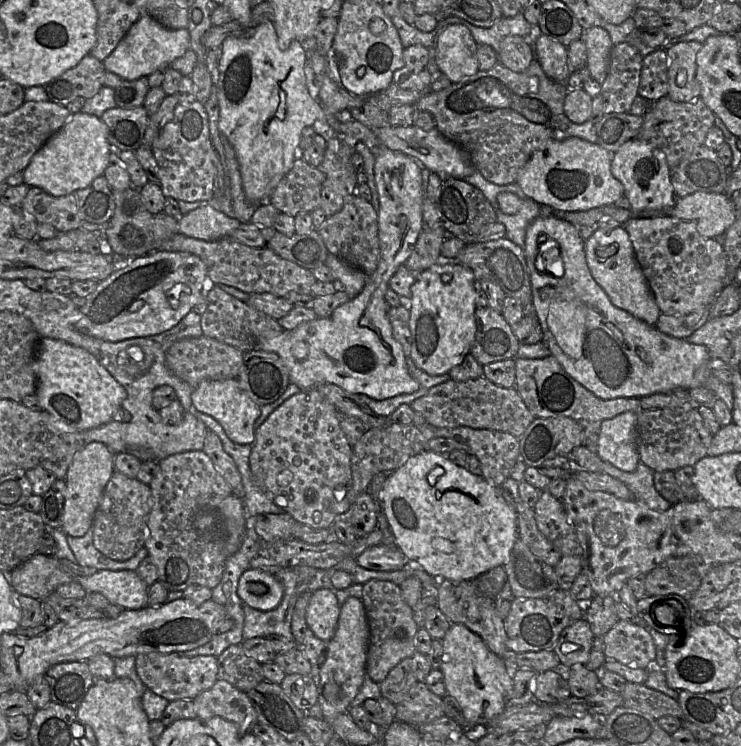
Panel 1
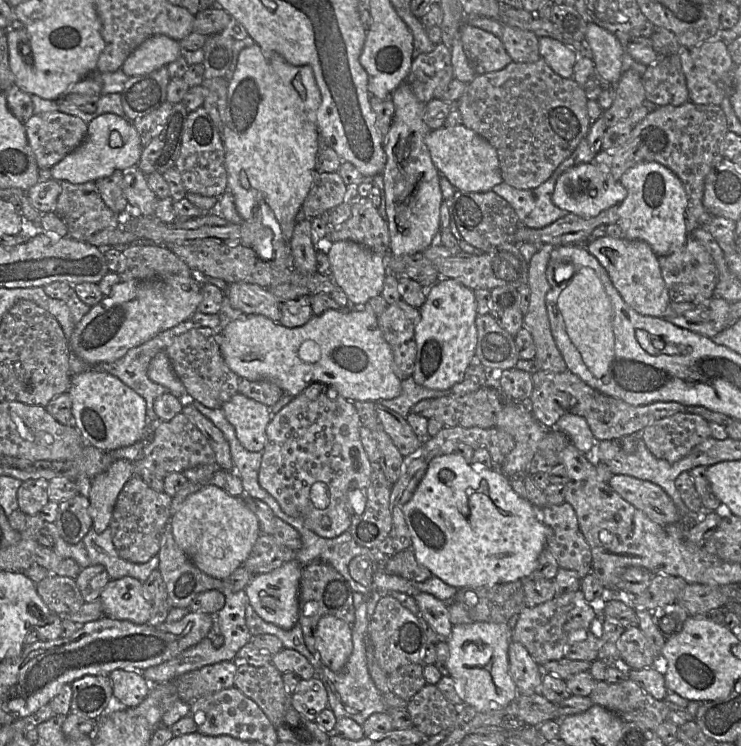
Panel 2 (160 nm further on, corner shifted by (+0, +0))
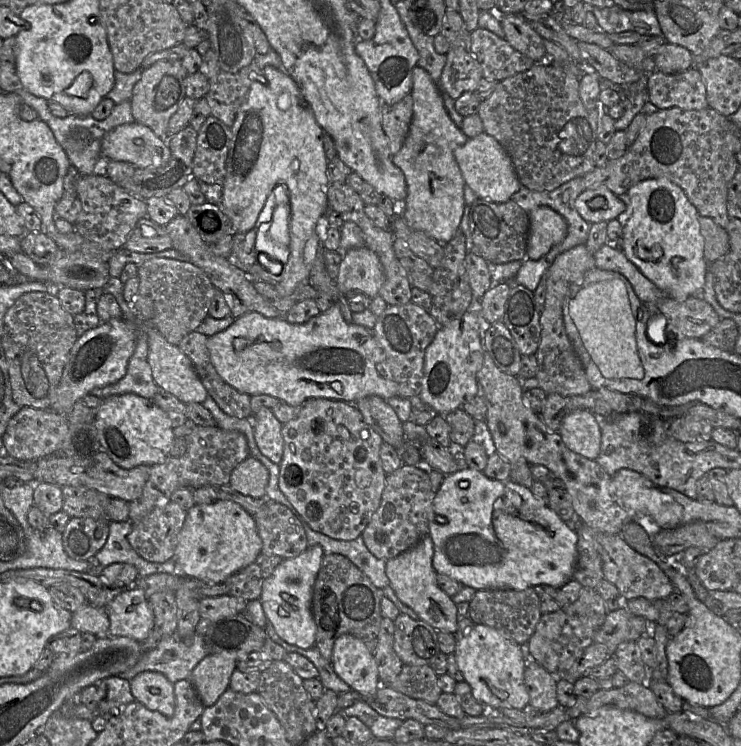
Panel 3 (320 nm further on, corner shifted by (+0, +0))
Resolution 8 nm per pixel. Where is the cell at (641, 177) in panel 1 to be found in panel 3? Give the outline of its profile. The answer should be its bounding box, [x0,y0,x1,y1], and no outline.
[618,178,709,301]

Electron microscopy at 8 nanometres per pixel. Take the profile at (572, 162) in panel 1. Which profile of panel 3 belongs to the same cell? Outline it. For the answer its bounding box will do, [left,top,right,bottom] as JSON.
[575,187,627,224]

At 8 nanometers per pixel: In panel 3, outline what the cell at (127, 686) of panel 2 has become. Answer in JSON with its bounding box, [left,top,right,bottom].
[129,671,176,716]

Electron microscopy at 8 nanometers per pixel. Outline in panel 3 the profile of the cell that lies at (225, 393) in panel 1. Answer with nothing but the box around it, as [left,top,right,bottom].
[250,407,284,465]

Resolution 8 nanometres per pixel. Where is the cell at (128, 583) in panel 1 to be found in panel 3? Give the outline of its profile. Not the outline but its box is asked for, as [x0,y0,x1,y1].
[105,588,154,643]

